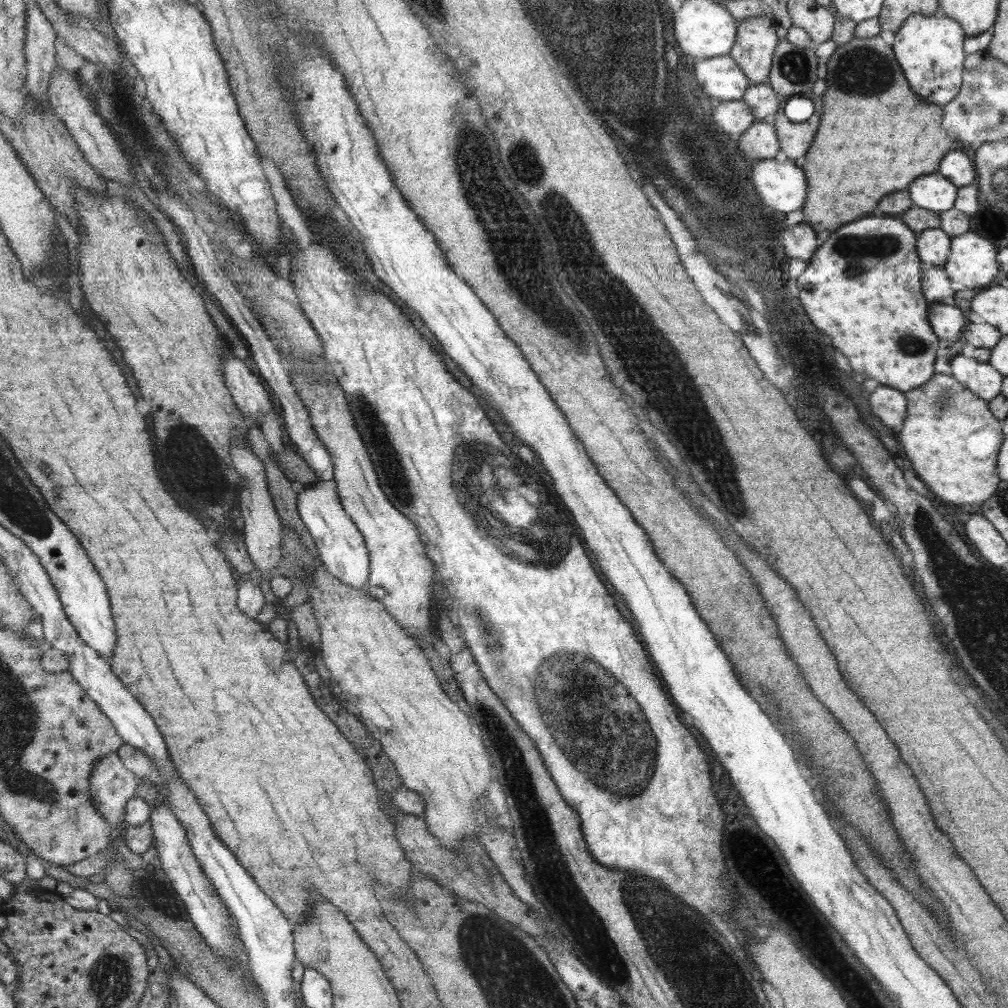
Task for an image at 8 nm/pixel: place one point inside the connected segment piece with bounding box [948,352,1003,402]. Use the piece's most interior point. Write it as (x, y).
(979, 377)

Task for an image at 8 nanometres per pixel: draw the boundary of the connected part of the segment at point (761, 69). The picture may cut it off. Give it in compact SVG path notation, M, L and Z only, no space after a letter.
M751 17L737 22L737 34L729 55L738 63L750 85L767 84L775 42L775 24L770 18Z

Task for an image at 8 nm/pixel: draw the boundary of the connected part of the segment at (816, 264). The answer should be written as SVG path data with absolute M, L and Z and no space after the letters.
M881 216L881 218L863 218L863 220L857 220L857 222L851 222L851 224L845 224L845 226L839 227L834 230L827 237L827 240L823 244L818 245L813 253L813 256L807 262L803 272L795 279L795 287L799 288L798 298L800 304L809 318L809 322L825 336L831 338L833 346L849 360L849 366L853 368L853 372L861 374L865 380L877 380L879 384L883 386L898 389L899 392L906 393L913 390L927 382L933 374L933 360L935 360L935 350L937 350L937 338L933 336L931 332L931 326L927 322L927 302L921 294L922 286L919 286L919 258L917 258L918 252L915 252L915 236L911 232L911 228L896 216Z

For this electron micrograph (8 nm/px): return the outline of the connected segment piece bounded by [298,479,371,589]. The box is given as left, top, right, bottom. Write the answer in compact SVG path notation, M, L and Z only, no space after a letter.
M318 481L314 484L299 487L298 509L299 518L305 521L312 537L317 543L321 561L327 566L333 576L353 589L365 589L369 586L371 576L370 552L358 525L346 513L340 494L338 482Z

